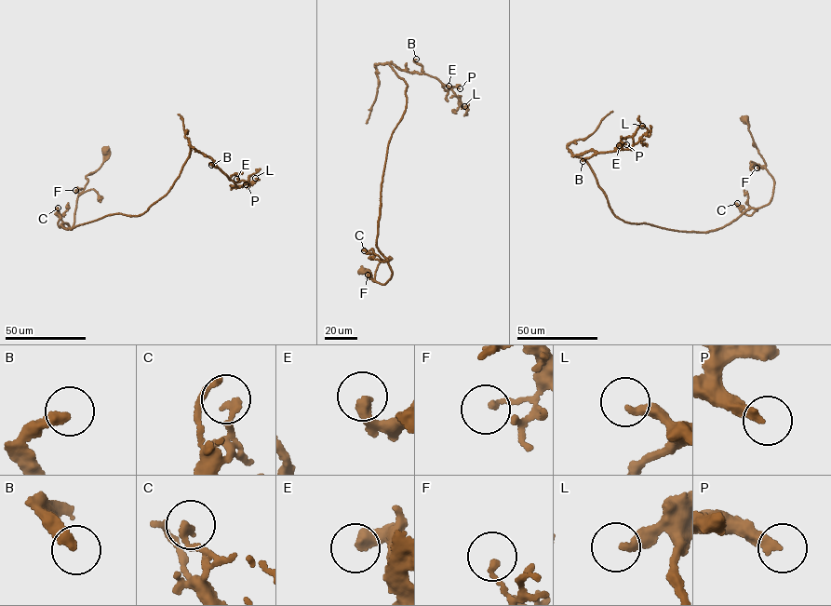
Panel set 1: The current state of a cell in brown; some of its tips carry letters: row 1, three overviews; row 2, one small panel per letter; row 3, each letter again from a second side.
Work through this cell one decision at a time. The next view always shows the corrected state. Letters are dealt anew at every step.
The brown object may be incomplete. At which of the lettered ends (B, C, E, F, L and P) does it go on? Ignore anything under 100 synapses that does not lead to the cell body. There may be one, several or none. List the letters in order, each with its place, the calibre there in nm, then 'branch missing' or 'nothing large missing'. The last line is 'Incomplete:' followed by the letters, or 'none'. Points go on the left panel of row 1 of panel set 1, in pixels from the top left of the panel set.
B: at (211, 165); 340 nm thick; nothing large missing
C: at (58, 208); 200 nm thick; nothing large missing
E: at (236, 179); 400 nm thick; nothing large missing
F: at (75, 190); 150 nm thick; nothing large missing
L: at (255, 178); 280 nm thick; nothing large missing
P: at (246, 184); 280 nm thick; branch missing
Incomplete: P

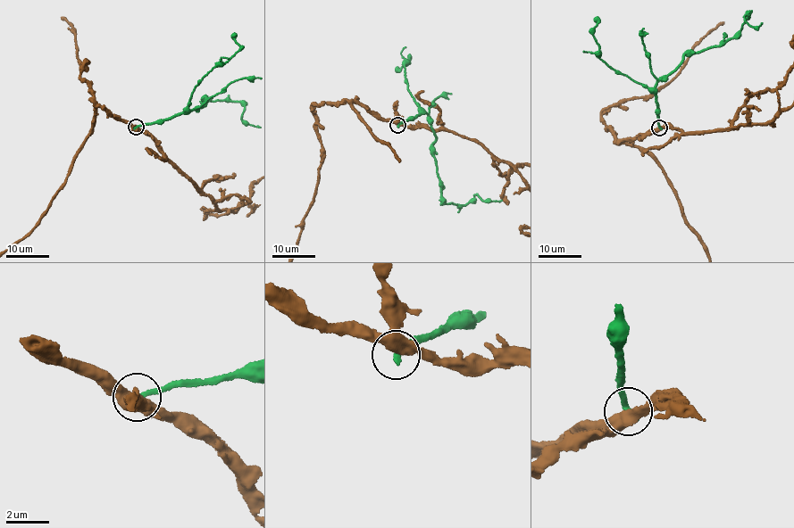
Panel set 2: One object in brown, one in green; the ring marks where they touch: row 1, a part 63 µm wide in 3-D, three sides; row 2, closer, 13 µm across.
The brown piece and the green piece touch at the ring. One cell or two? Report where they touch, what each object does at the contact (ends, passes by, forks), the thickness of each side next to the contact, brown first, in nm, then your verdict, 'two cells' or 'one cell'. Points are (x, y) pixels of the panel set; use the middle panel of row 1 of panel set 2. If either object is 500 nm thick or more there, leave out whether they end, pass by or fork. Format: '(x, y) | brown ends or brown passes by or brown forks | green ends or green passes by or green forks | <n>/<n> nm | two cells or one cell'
(397, 125) | 550/300 nm | two cells

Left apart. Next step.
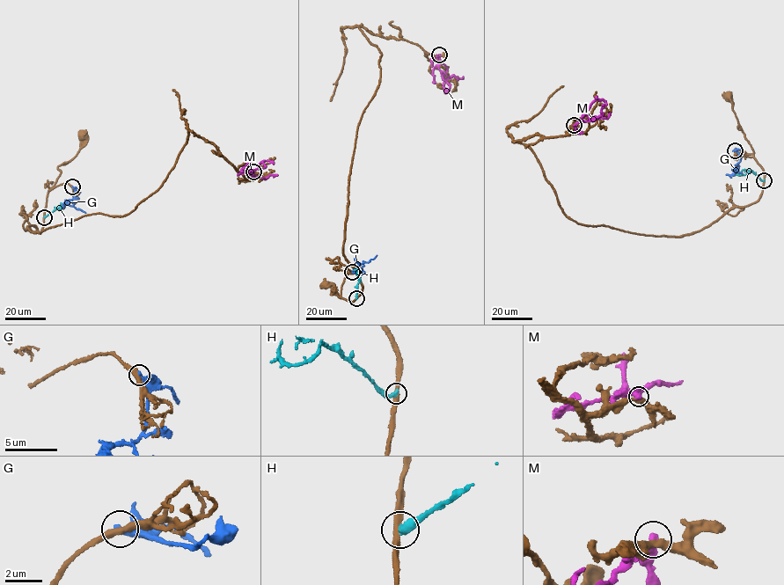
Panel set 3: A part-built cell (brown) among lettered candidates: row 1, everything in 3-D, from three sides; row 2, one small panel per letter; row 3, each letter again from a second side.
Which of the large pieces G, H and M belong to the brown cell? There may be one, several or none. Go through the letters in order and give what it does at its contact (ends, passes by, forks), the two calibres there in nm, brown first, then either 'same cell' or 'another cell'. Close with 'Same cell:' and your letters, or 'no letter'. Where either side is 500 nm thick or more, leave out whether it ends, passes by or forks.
G: it ends; calibres 360 and 320 nm; another cell
H: it ends; calibres 320 and 320 nm; another cell
M: calibres 360 and 550 nm; another cell
Same cell: no letter

